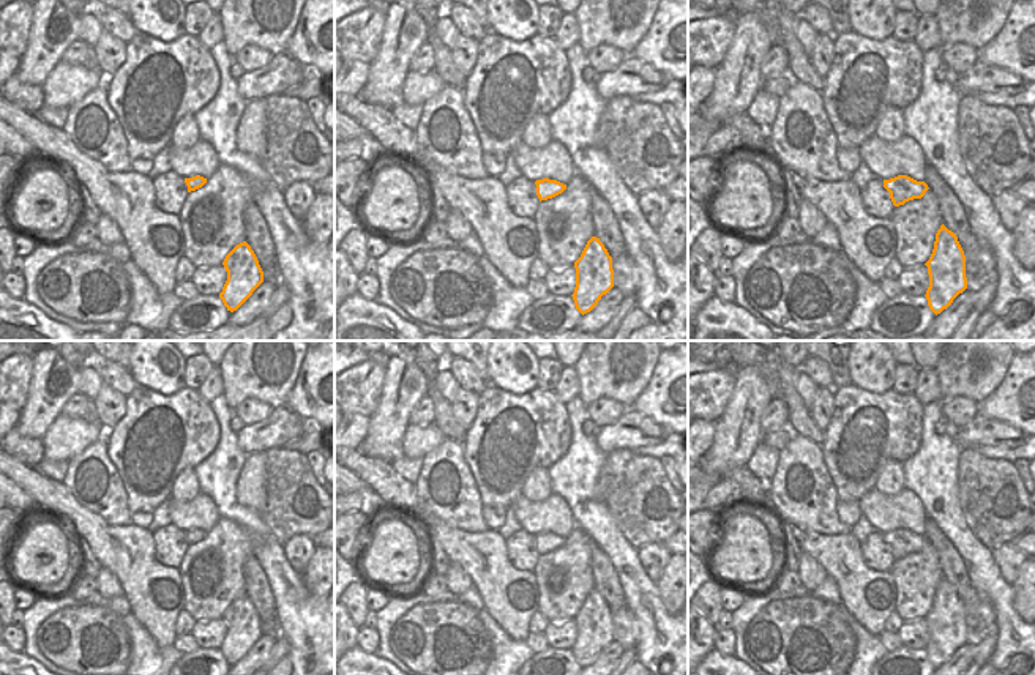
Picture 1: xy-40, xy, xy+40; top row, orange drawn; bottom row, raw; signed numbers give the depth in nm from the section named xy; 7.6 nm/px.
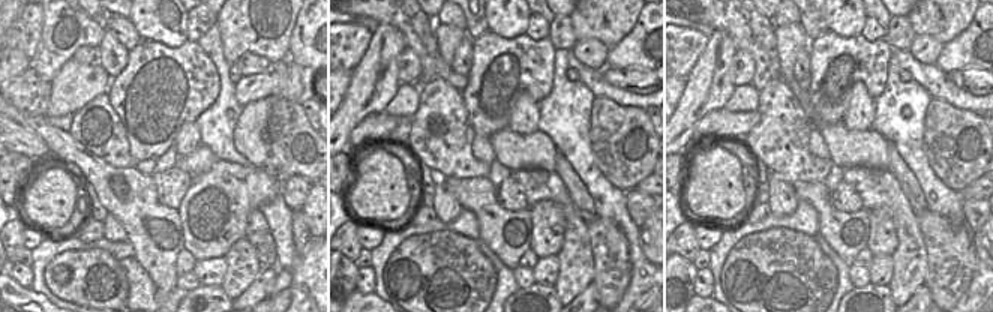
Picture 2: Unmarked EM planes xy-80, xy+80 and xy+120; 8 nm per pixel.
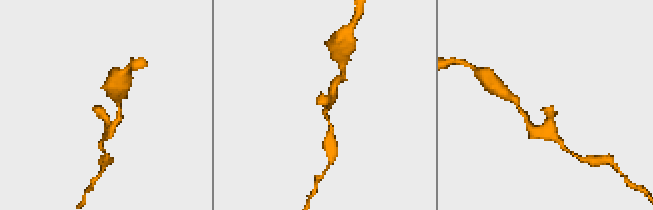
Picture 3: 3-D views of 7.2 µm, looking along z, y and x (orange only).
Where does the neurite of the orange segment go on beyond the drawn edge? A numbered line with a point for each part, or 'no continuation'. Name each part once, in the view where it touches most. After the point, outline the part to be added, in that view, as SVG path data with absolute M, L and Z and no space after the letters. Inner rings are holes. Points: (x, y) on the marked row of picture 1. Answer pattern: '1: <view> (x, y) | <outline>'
no continuation

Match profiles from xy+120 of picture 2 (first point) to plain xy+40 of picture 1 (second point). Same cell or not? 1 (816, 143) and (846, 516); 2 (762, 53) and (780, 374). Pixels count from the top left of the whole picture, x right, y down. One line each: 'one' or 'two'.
1: one
2: one

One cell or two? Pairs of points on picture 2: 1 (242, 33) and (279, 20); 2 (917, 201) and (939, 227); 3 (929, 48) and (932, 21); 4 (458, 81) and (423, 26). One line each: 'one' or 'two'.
1: one
2: two
3: two
4: one

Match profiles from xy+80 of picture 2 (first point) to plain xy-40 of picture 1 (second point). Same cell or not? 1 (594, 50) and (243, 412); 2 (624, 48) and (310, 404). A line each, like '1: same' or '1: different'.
1: same
2: same

